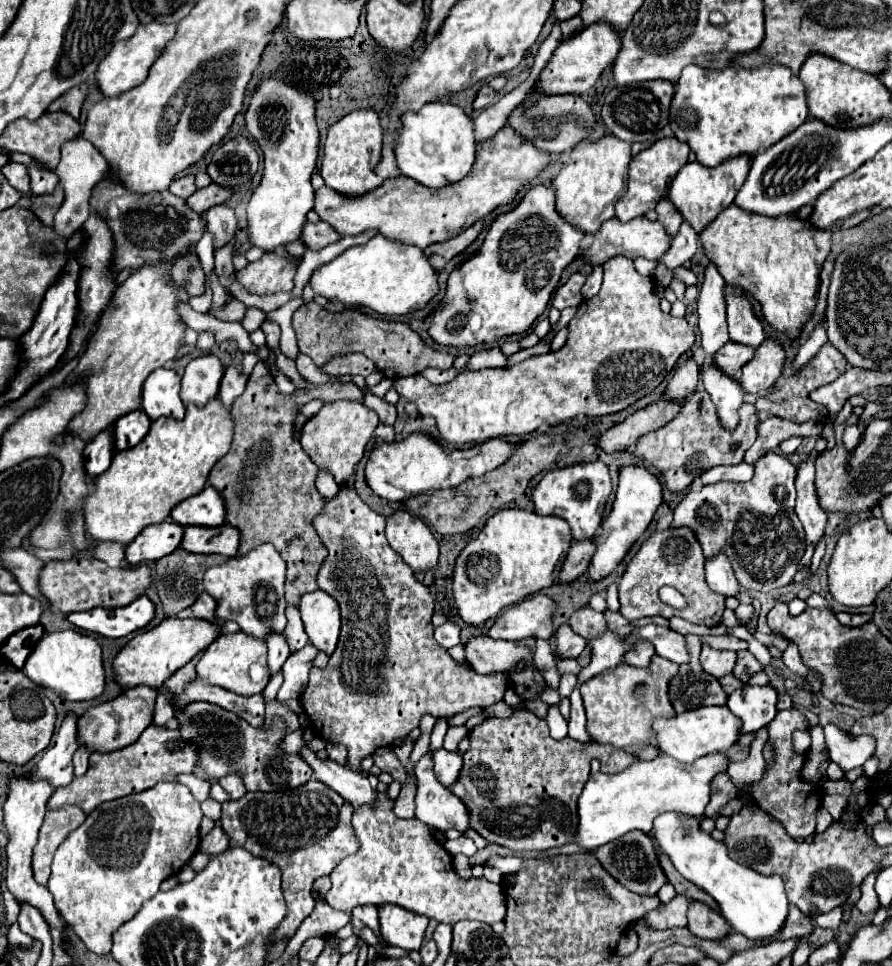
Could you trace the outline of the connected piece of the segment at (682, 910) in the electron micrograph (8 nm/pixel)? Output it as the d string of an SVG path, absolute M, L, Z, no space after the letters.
M676 895L670 903L660 905L652 913L648 913L644 919L652 929L670 929L670 927L686 927L688 923L688 907L692 899L684 895Z

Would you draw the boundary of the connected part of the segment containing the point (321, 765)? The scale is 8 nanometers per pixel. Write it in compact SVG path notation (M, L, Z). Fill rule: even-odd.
M308 745L300 749L300 757L312 767L314 777L318 781L334 789L338 795L342 795L352 805L364 805L364 803L376 801L376 791L372 791L366 773L350 771L348 767L338 765L330 759L318 759L316 753L308 749Z

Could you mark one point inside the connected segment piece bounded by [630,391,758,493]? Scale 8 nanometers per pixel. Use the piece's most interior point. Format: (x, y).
(692, 443)

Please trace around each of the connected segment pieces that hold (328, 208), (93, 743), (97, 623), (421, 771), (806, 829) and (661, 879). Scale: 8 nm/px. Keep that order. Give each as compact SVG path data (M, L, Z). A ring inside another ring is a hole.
M506 125L492 139L478 143L476 163L468 177L456 185L448 185L444 191L432 191L408 177L386 179L378 189L356 199L346 199L330 187L320 187L316 189L314 211L340 235L360 235L368 229L378 229L388 239L412 243L424 249L432 243L456 237L478 219L488 217L494 209L510 205L518 191L552 163L554 157L548 151L536 149Z
M132 687L112 701L90 707L78 719L78 745L98 753L110 753L132 745L140 737L140 733L152 723L154 701L156 701L156 691L152 687Z
M140 595L130 605L118 609L98 607L84 613L70 613L66 619L80 629L116 639L142 629L152 617L154 617L154 605L146 595Z
M426 753L416 763L416 779L418 779L418 795L416 795L416 819L422 823L448 831L458 829L460 833L470 829L470 813L468 807L458 799L452 791L440 785L434 777L434 761L430 753Z
M786 709L776 713L774 721L768 725L768 743L774 745L776 749L776 761L770 769L764 771L762 781L752 787L752 799L756 801L756 805L766 813L770 813L772 817L776 817L784 825L788 835L794 839L796 837L806 839L814 835L814 815L820 809L822 795L824 795L818 785L802 781L800 769L804 765L804 755L796 755L792 751L792 733L804 727L808 727L808 721L796 709Z
M626 833L624 837L610 841L594 851L596 859L602 863L602 867L616 879L620 881L626 889L640 893L640 895L656 895L658 889L666 883L666 875L660 869L656 849L652 839L646 833Z

